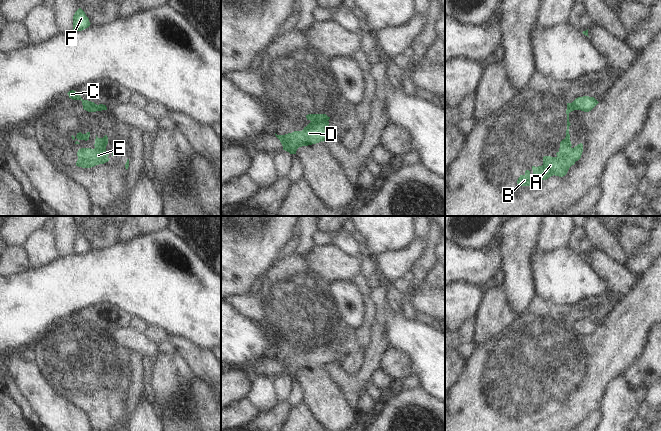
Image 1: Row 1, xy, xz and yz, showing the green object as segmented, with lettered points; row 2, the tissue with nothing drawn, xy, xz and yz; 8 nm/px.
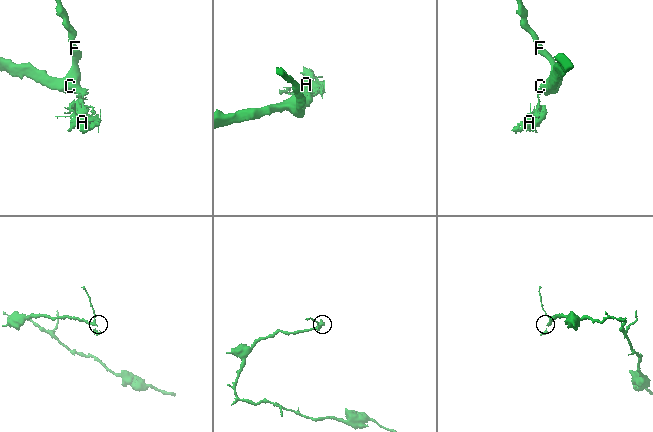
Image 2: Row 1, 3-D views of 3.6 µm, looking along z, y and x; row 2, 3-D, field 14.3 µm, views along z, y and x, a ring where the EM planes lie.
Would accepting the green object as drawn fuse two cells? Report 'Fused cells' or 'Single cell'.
Fused cells.

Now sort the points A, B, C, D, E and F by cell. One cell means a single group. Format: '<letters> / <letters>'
A B E / C D F

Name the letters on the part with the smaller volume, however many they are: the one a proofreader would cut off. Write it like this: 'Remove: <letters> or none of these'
Remove: A, B, E

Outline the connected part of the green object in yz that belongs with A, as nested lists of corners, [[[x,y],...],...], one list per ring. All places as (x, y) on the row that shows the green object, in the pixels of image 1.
[[[567,103],[567,130],[566,137],[560,142],[559,151],[556,153],[556,157],[544,156],[542,166],[532,166],[533,174],[530,174],[529,170],[525,171],[524,175],[520,175],[517,180],[519,186],[533,186],[536,182],[546,180],[549,177],[555,175],[563,177],[567,174],[569,168],[575,164],[581,158],[583,152],[583,144],[580,143],[574,148],[570,141],[569,126],[569,113],[578,110],[578,108]]]

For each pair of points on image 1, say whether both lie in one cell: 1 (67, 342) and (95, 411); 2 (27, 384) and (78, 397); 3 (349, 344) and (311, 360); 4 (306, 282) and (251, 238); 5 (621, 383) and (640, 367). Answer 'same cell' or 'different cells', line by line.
1: same cell
2: different cells
3: same cell
4: different cells
5: different cells

